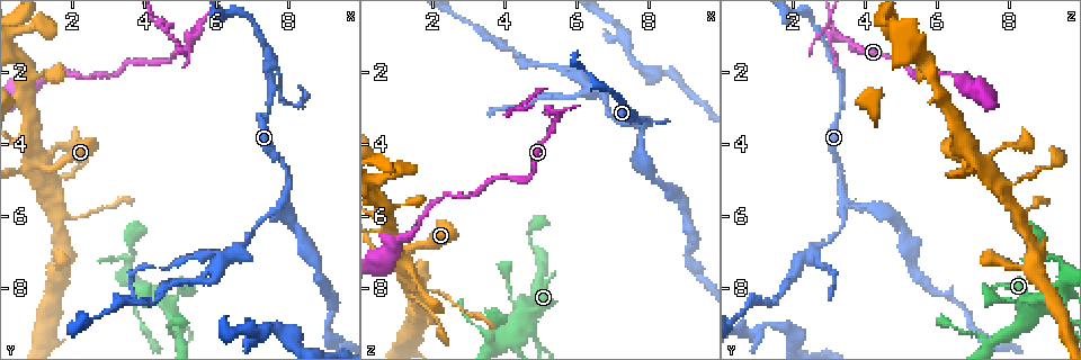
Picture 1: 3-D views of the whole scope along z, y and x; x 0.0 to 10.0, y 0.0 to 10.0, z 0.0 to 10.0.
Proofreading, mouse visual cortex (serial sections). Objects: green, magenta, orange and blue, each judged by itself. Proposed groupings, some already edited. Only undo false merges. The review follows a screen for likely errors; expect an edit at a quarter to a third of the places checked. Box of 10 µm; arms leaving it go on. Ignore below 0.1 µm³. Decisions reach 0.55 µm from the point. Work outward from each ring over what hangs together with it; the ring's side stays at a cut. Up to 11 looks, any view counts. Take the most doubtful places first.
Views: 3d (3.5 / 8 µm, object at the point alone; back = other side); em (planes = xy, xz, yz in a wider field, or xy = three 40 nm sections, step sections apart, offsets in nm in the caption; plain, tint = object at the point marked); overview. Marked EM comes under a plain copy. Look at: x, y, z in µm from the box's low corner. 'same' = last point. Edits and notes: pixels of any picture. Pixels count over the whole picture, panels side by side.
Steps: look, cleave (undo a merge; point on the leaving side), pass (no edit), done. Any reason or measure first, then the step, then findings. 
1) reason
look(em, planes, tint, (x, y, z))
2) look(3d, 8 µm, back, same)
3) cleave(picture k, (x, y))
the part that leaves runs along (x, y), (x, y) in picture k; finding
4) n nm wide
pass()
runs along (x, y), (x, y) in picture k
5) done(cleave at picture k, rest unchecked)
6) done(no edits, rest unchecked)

a fork
look(3d, 8 µm, (7.80, 5.65, 3.40))

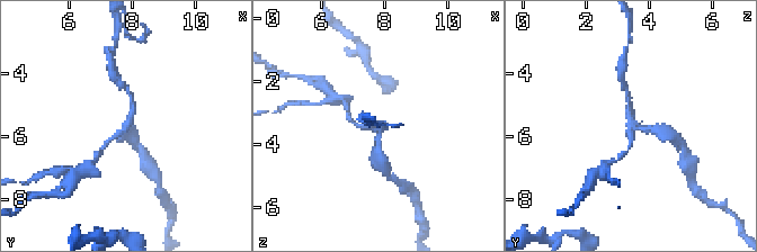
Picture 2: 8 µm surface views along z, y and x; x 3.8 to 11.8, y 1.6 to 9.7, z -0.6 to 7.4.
3 arms; arms of 150, 150, 200 nm; shape alone is not enough
look(em, xy, step 1, tint, same)

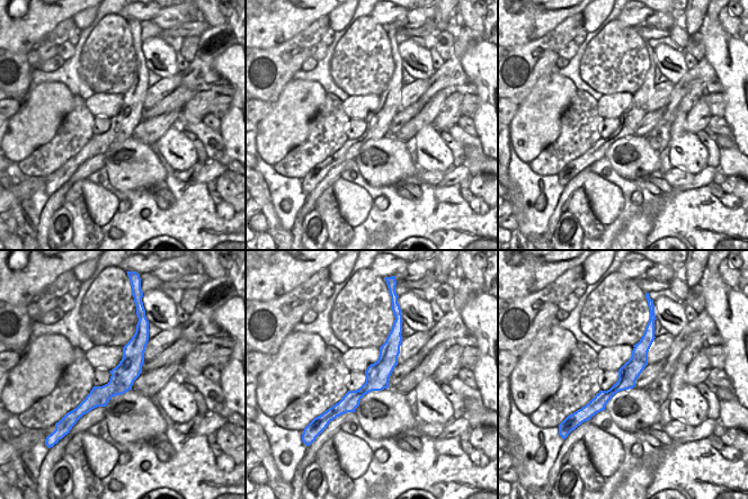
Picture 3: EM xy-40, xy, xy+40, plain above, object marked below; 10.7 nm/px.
pass()
runs along (131, 95), (131, 123), (103, 147) in picture 2; all the same cell

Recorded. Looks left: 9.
narrows sharply
look(3d, 3.5 µm, (7.40, 2.55, 3.30))

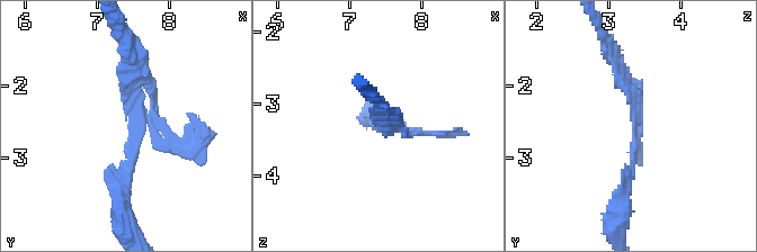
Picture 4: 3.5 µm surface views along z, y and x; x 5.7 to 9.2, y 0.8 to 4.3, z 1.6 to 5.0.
look(em, xy, step 2, tint, (7.45, 2.60, 3.35))

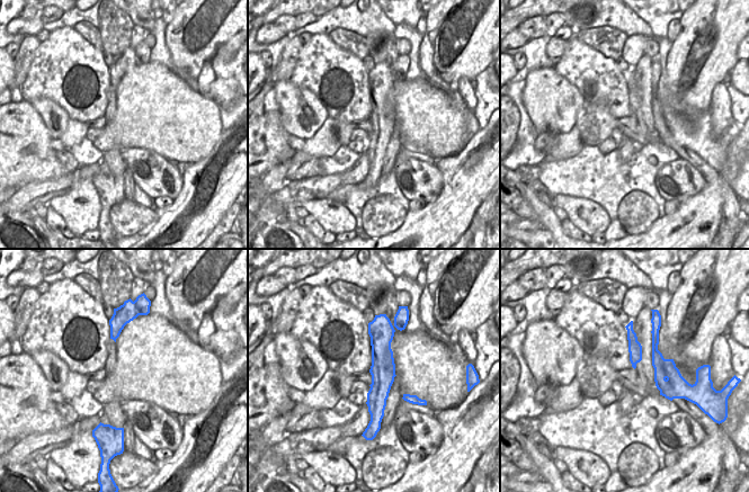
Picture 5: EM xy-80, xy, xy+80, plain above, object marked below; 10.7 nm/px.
another direction
look(em, xy, step 3, tint, same)

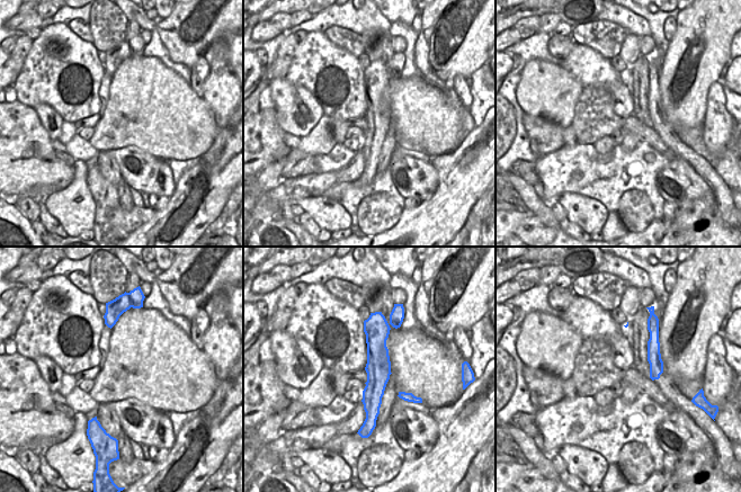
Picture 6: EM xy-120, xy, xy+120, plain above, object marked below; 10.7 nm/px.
pass()
runs along (376, 324), (376, 384), (367, 421) in picture 6; continuous, no second cell

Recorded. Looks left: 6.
three arms meet
look(3d, 3.5 µm, (5.45, 1.00, 3.20))

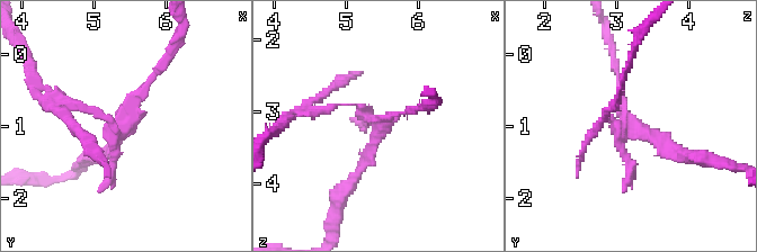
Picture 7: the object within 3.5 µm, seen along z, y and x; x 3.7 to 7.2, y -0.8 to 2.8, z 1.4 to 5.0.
shape alone is not enough
look(em, xy, step 3, tint, (5.45, 1.05, 3.20))

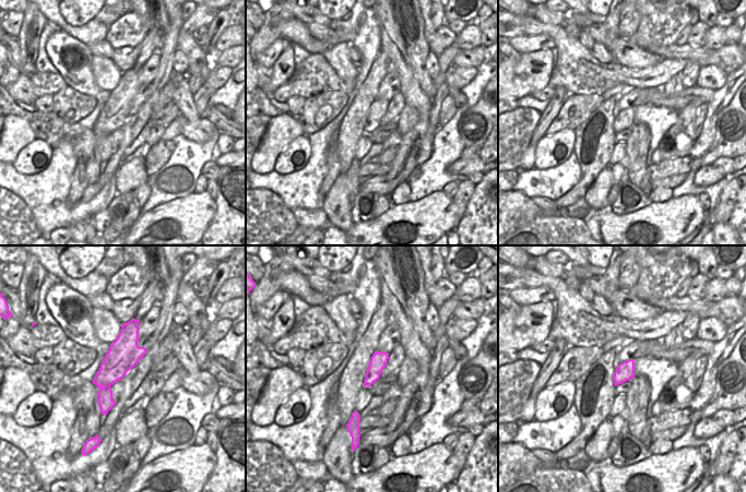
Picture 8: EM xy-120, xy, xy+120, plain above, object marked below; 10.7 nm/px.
cleave(picture 7, (107, 178))
the part that leaves runs along (367, 116), (354, 104), (312, 107), (332, 87) in picture 7; a second cell is stuck on

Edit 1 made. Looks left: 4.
look(overview)

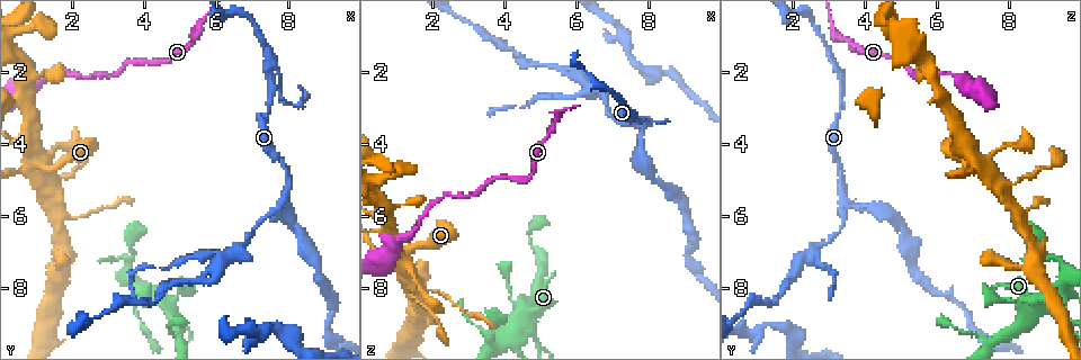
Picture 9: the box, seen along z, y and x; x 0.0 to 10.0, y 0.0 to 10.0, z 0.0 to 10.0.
three arms meet
look(3d, 3.5 µm, (4.05, 8.10, 9.35))

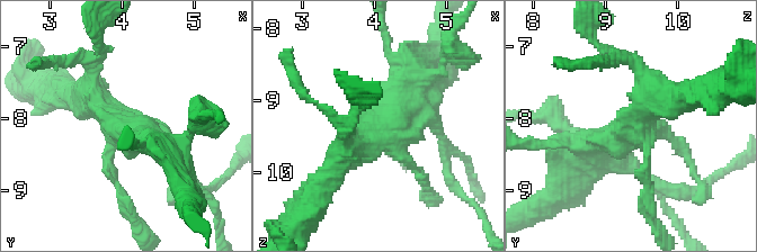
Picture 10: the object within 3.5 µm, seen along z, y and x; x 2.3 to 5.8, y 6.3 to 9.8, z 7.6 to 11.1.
look(em, xy, step 2, tint, (4.05, 8.15, 9.40))

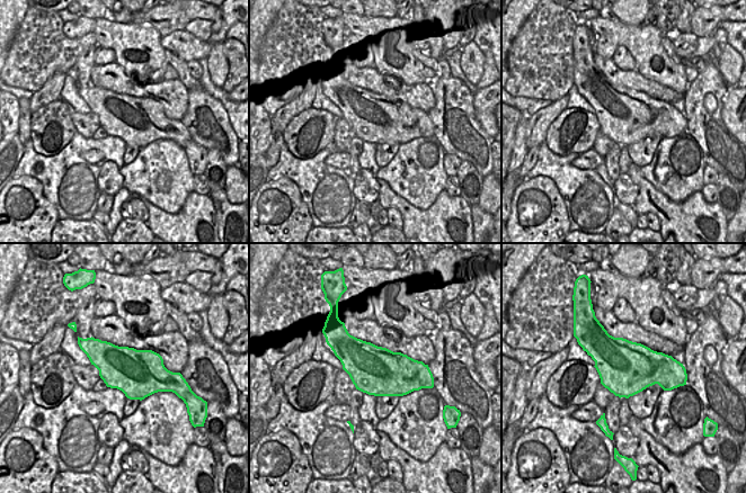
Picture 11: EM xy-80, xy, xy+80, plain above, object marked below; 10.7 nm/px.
another direction
look(em, xy, step 1, tint, same)

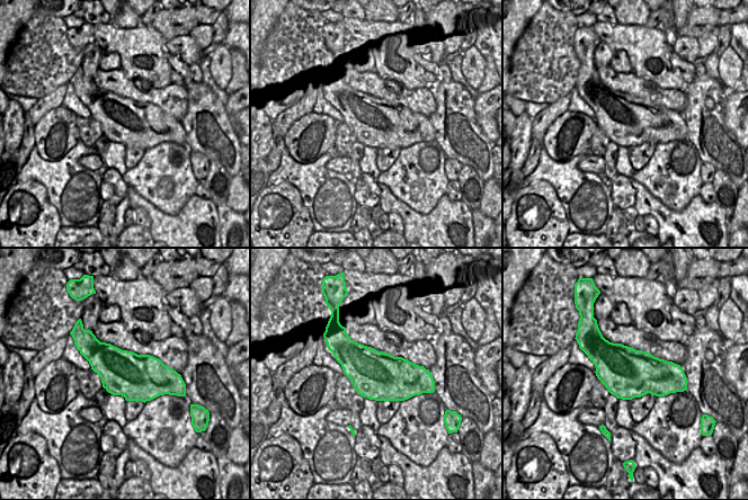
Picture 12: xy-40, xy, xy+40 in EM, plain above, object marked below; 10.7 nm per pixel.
pass()
runs along (171, 149), (119, 125), (91, 73) in picture 10; one cell here

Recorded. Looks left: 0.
done(cleave at picture 7, rest unchecked)

